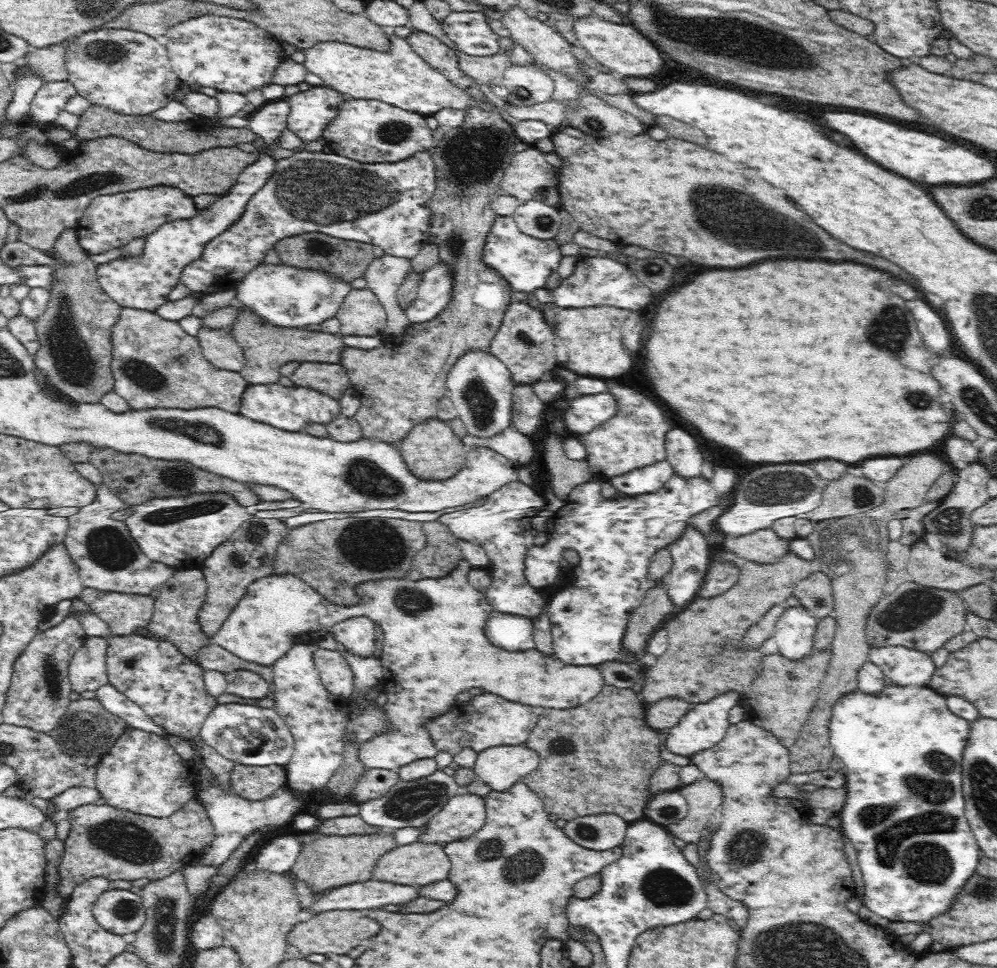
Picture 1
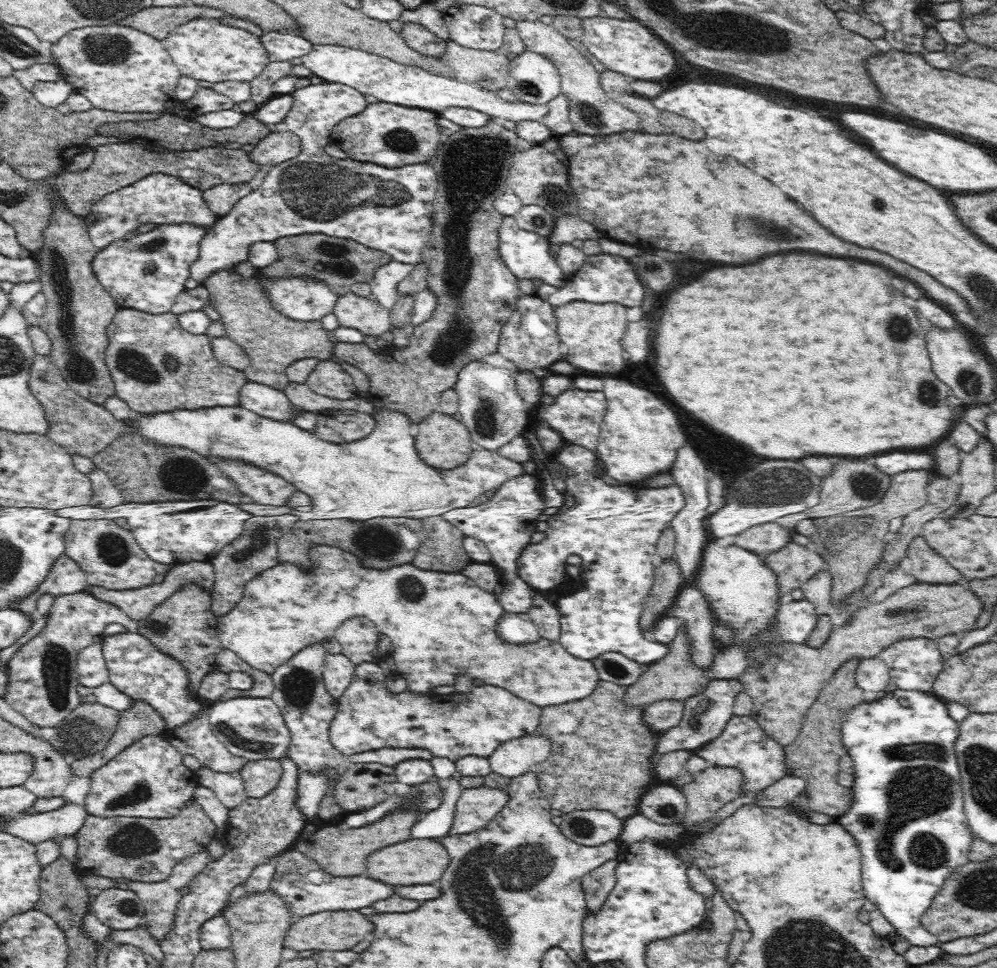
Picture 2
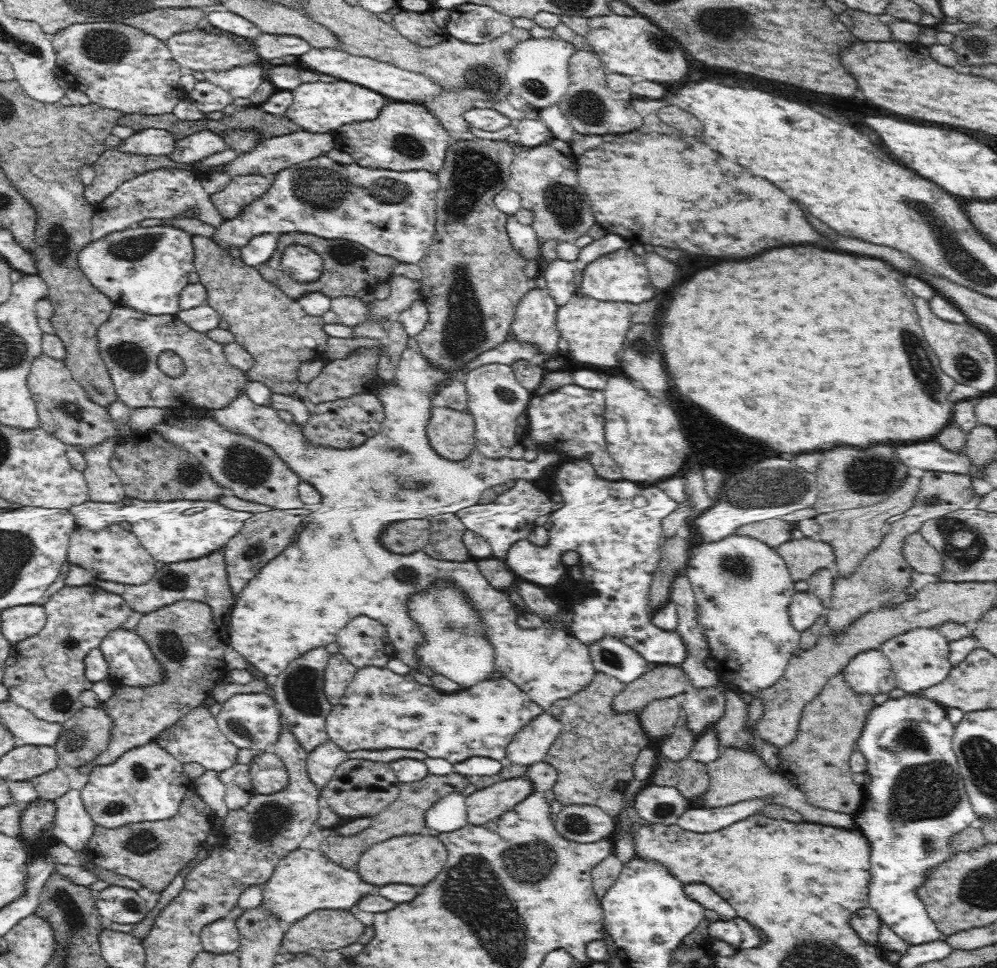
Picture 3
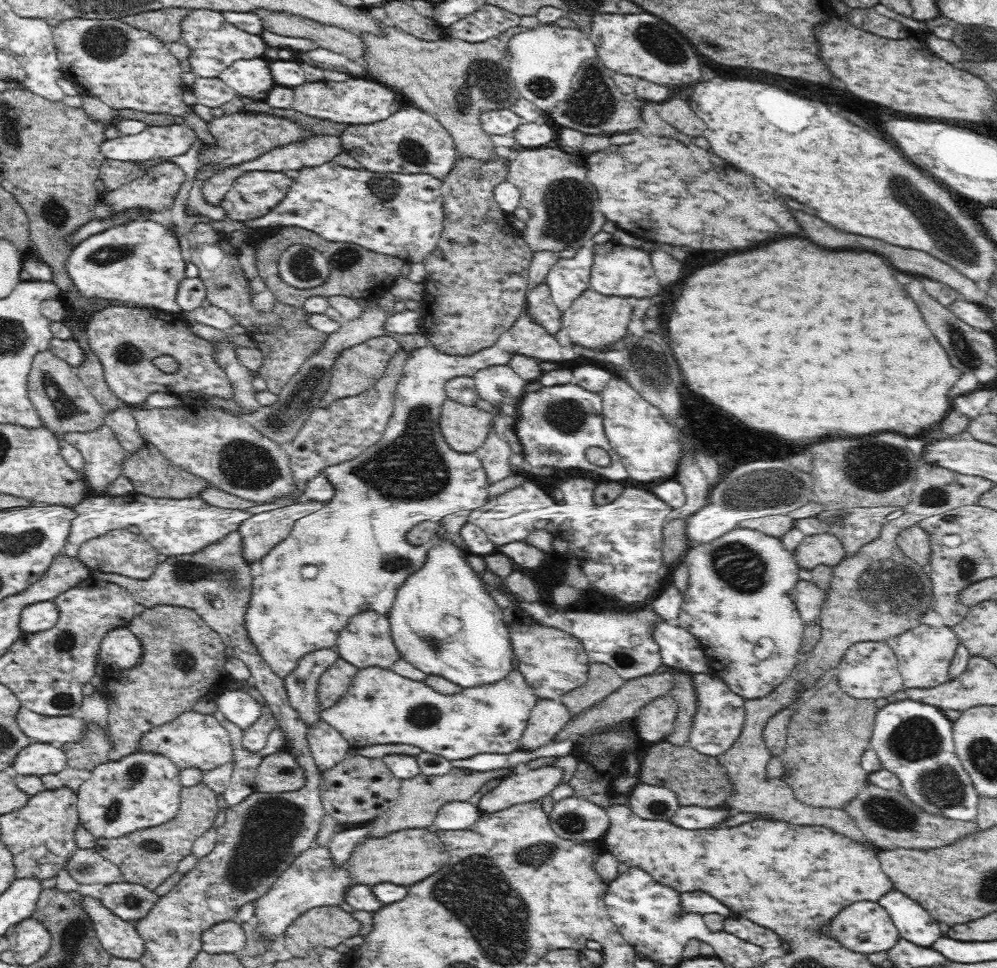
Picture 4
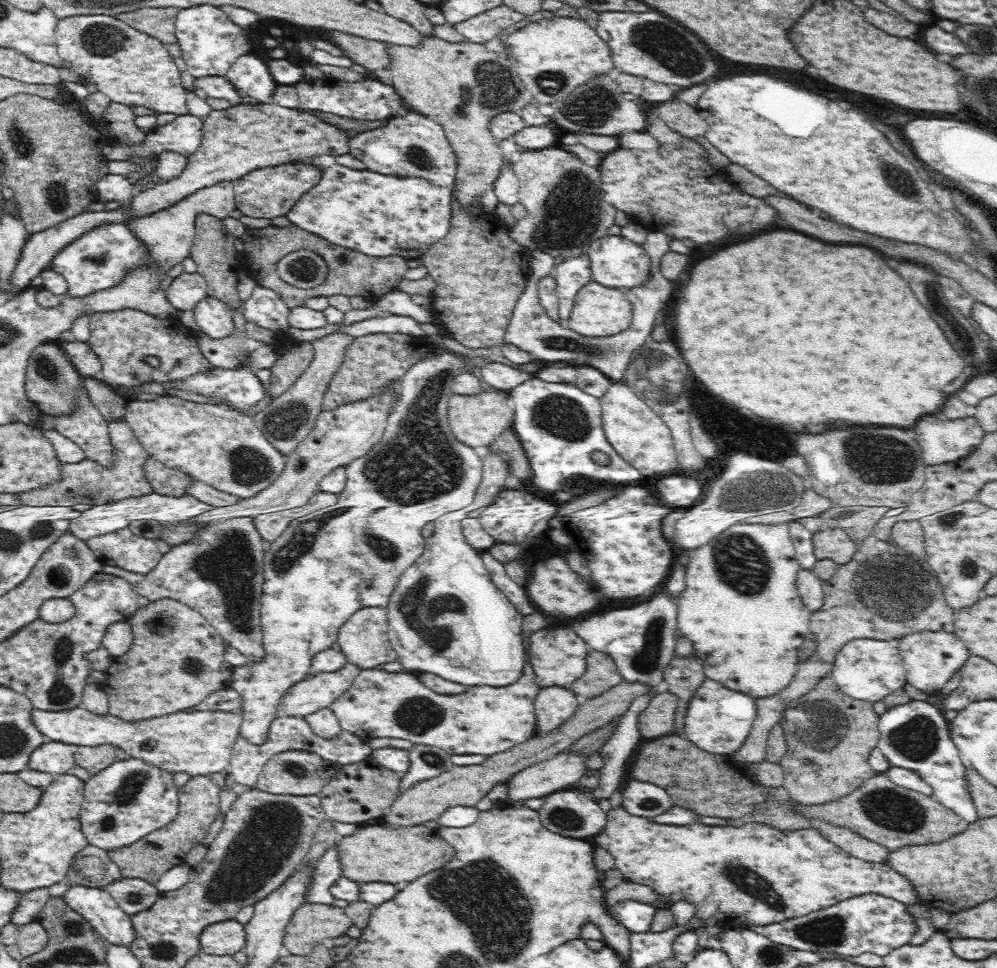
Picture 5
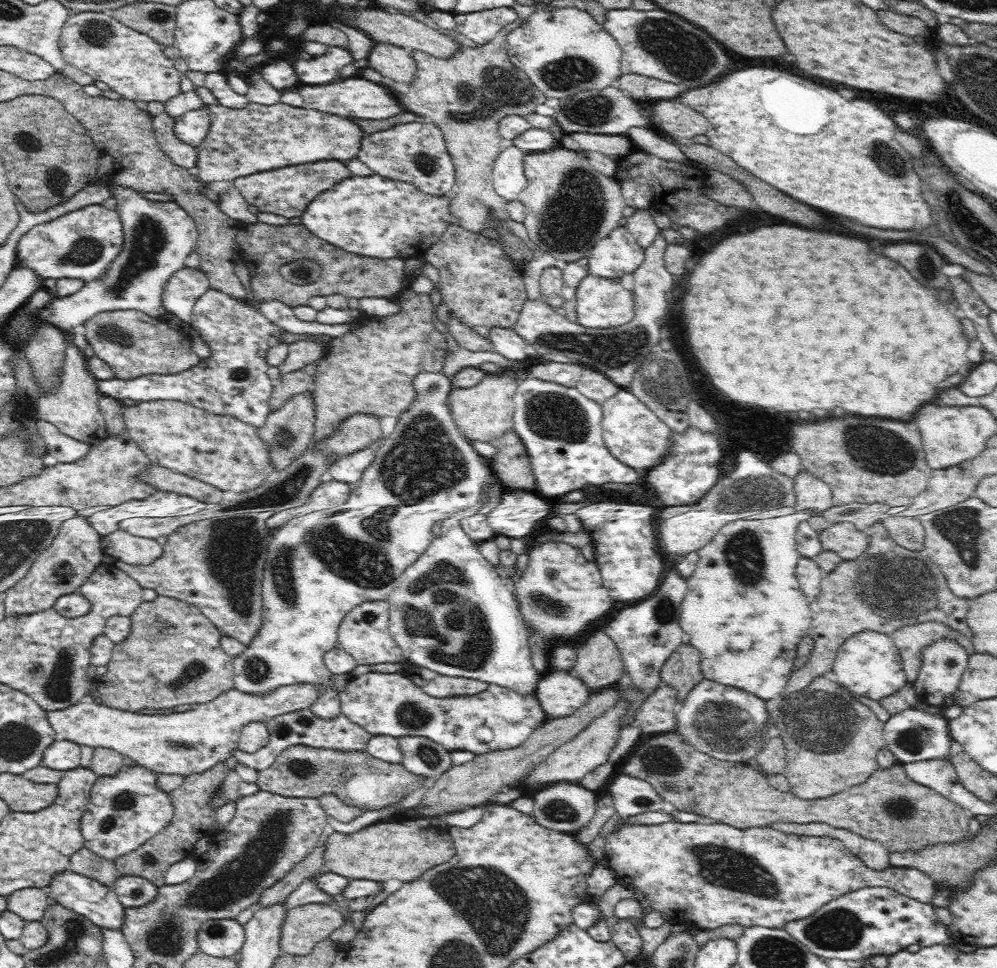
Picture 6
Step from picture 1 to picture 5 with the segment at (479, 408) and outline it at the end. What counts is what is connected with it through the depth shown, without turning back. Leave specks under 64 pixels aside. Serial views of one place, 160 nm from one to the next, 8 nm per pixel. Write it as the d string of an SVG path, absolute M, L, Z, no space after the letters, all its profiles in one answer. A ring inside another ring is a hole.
M487 362L481 366L483 383L496 390L510 392L514 386L522 384L534 374L498 362ZM485 455L483 459L482 483L476 491L472 504L460 510L446 512L432 522L434 532L425 541L424 552L412 566L401 575L392 591L387 604L388 632L391 647L396 651L396 660L402 665L402 672L426 672L444 678L444 680L472 686L510 686L522 678L527 652L522 637L522 618L512 601L491 579L490 572L484 566L481 551L468 544L463 535L461 522L472 511L490 506L497 494L504 489L508 466L506 457Z

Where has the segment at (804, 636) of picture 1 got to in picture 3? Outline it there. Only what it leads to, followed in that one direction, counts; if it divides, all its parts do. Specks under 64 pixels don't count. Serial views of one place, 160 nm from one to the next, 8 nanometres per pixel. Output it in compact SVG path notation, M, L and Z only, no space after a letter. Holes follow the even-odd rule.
M795 591L792 595L789 618L793 628L801 633L808 630L820 616L824 616L828 607L823 605L821 598L810 591Z

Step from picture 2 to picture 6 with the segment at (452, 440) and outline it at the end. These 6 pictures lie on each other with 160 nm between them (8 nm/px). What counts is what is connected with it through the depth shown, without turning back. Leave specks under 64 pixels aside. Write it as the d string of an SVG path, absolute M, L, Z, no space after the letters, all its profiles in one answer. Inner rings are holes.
M503 369L496 374L486 376L470 388L453 388L449 396L448 406L458 430L469 440L490 442L513 428L515 404L513 394L522 378L518 369Z

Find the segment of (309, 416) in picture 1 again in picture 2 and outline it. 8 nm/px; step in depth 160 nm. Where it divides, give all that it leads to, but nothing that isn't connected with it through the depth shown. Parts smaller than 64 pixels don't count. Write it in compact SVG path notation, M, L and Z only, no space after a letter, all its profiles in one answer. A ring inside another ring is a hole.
M250 381L240 390L238 405L276 421L290 421L299 412L296 405L290 405L284 391Z

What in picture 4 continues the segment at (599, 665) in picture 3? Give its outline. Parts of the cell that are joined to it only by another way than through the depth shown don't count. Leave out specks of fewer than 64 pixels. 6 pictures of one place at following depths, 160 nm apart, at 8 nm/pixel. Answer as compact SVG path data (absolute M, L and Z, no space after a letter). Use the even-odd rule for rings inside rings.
M526 602L517 604L520 614L530 616L537 621L545 621L549 627L558 628L575 636L583 644L588 662L603 662L611 666L624 680L636 679L660 672L663 666L659 646L653 640L652 630L660 623L666 622L650 607L640 610L623 609L620 612L592 614L592 612L574 612L574 610L550 609L551 605L543 602Z

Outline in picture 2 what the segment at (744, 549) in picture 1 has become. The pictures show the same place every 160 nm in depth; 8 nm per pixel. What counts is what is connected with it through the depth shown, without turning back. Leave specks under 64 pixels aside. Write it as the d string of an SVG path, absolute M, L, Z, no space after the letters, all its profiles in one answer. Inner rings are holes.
M769 522L752 526L750 529L744 530L743 533L727 536L723 542L728 545L735 544L762 556L784 548L792 541L793 532L777 522Z

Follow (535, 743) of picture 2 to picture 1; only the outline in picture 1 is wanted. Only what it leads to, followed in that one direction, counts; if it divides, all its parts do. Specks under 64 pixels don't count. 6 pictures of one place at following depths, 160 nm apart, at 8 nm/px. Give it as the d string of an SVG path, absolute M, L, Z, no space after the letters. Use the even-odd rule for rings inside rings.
M525 744L507 745L478 753L473 767L480 782L486 782L498 793L504 793L530 774L540 762L536 751L528 749Z

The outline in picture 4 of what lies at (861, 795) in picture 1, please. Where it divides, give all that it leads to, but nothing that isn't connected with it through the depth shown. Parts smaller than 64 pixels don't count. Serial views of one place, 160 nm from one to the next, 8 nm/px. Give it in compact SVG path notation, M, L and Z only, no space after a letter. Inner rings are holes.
M892 698L890 703L876 714L870 746L878 754L882 769L899 778L900 790L922 810L955 820L975 822L979 796L972 779L956 755L953 742L954 723L948 720L943 712L942 709L927 703L907 698ZM890 891L882 895L877 904L889 914L901 938L918 946L930 947L944 936L940 921L902 891Z

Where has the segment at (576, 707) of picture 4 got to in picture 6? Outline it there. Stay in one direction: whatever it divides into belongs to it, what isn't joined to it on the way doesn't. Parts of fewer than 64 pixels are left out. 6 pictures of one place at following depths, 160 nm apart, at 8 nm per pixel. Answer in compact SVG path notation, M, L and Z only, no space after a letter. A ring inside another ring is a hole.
M600 627L578 650L577 662L571 672L588 688L606 688L625 673L625 666L616 643Z

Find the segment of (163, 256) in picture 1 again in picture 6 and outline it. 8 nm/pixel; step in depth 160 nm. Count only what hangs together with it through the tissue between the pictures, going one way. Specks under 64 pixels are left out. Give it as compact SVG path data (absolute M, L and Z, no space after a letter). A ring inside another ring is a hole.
M89 205L38 224L23 235L15 250L16 268L32 270L42 282L76 278L90 283L112 266L123 245L123 227L117 211L102 205Z

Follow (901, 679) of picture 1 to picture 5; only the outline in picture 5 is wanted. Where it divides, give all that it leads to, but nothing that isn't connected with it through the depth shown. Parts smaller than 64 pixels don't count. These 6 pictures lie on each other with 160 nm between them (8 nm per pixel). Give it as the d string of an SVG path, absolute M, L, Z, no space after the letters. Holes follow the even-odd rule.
M920 631L904 635L897 643L897 649L906 669L907 682L929 695L940 692L970 658L964 642L948 631Z

